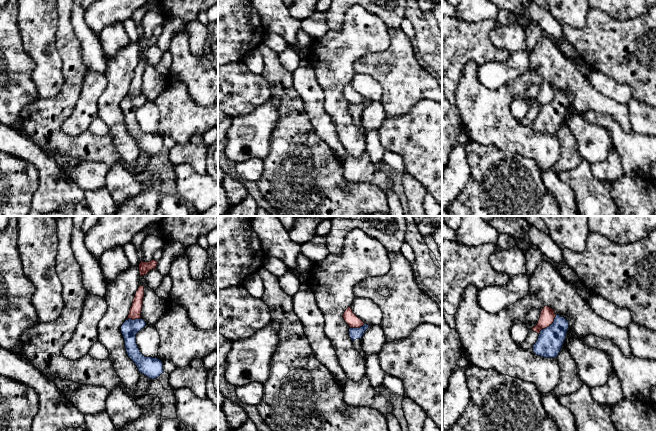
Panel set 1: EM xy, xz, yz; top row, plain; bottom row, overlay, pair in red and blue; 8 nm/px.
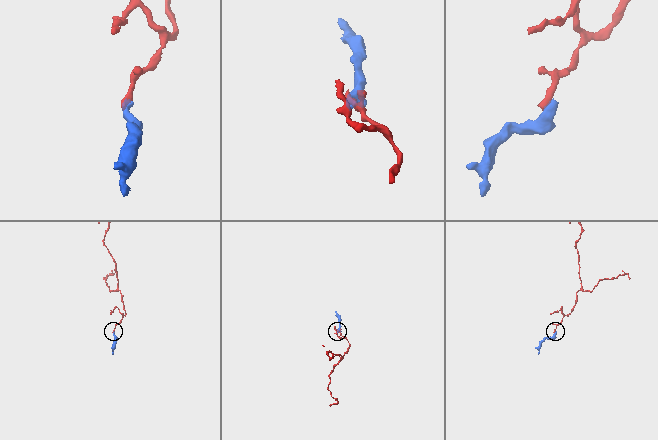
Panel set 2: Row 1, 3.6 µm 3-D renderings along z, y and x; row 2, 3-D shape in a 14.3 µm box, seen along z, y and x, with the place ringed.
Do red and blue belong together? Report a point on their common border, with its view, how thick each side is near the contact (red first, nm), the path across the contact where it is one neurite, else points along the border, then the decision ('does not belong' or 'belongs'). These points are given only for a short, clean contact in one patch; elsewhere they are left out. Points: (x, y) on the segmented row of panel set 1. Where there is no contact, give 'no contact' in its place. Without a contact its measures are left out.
meets red in yz at (548, 326); 120 nm thick on the red side, 200 nm on the other; border along yz (556, 315), (554, 320), (543, 328), (539, 334); does not belong

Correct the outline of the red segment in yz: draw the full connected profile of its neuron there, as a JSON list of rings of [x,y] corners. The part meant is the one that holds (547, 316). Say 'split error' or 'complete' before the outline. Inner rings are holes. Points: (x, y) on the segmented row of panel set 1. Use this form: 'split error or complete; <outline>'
split error; [[[545,306],[541,311],[537,325],[529,330],[526,340],[520,346],[526,350],[533,348],[533,345],[538,340],[540,331],[549,327],[554,322],[555,317],[555,311],[551,307]]]

